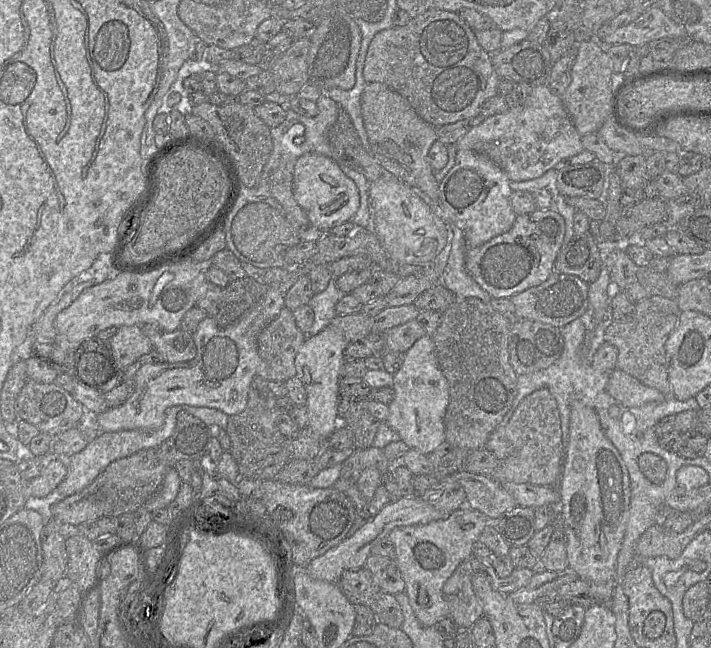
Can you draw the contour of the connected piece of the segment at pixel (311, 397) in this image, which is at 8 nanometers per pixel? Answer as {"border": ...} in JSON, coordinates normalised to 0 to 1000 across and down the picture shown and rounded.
{"border":[[[463,502],[446,517],[430,520],[415,554],[416,580],[425,588],[432,605],[429,627],[435,644],[433,657],[454,679],[459,679],[478,654],[478,577],[485,562],[484,542],[492,528],[478,508]]]}

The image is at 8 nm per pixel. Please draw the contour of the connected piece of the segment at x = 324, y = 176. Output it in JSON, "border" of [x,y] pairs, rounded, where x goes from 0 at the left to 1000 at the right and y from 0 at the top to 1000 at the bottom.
{"border":[[[443,235],[430,236],[418,245],[411,296],[435,344],[453,358],[463,358],[466,352],[494,341],[506,316],[499,281],[480,262],[473,248]]]}

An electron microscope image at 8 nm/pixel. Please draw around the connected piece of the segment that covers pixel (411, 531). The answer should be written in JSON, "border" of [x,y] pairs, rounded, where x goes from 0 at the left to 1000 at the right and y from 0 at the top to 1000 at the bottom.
{"border":[[[651,781],[637,789],[629,801],[612,802],[599,809],[563,812],[554,815],[546,826],[557,849],[557,869],[570,898],[570,914],[581,943],[596,966],[610,966],[617,957],[633,951],[632,934],[622,909],[629,894],[640,878],[664,858],[667,841],[691,802],[675,789]]]}

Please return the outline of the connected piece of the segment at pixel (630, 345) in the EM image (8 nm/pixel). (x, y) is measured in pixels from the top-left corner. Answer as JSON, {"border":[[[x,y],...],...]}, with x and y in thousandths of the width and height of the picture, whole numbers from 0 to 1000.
{"border":[[[917,457],[893,466],[893,485],[886,497],[873,498],[859,494],[844,506],[844,525],[852,526],[869,539],[866,569],[887,579],[935,611],[945,610],[935,532],[952,502],[956,481],[949,463]]]}

